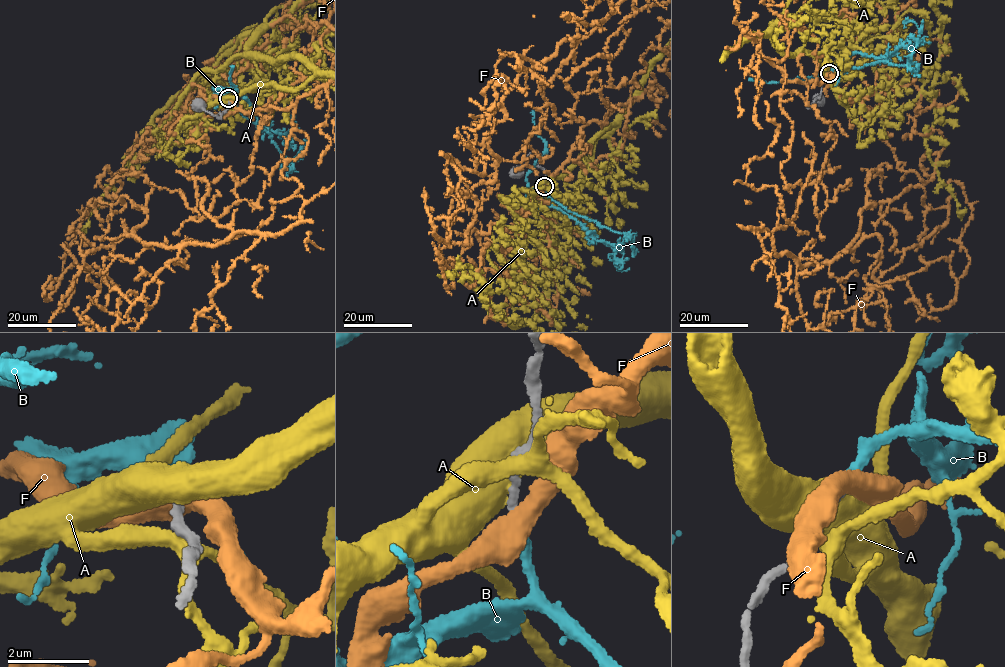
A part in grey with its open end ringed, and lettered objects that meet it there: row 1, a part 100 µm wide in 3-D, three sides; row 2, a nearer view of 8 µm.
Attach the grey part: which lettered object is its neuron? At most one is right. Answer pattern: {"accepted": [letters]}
{"accepted": ["B"]}

